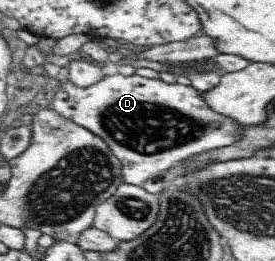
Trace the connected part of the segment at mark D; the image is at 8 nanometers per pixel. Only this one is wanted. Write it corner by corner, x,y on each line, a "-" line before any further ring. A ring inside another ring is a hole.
110,70
109,74
99,81
94,80
89,87
79,87
70,79
63,81
53,95
53,102
49,107
99,136
121,162
124,182
139,186
149,179
158,179
165,169
173,167
181,159
235,143
241,129
239,122
211,110
201,98
200,91
191,85
167,83
160,78
145,78
137,74
125,76

